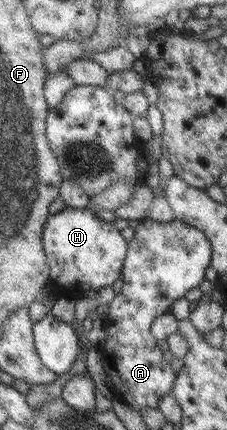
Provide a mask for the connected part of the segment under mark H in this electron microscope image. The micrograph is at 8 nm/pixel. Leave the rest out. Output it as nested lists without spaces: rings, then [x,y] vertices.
[[[66,207],[60,213],[51,214],[44,230],[44,247],[51,267],[51,280],[62,291],[88,291],[108,287],[118,279],[123,269],[127,242],[122,239],[114,221],[105,221],[96,216],[88,207]]]

